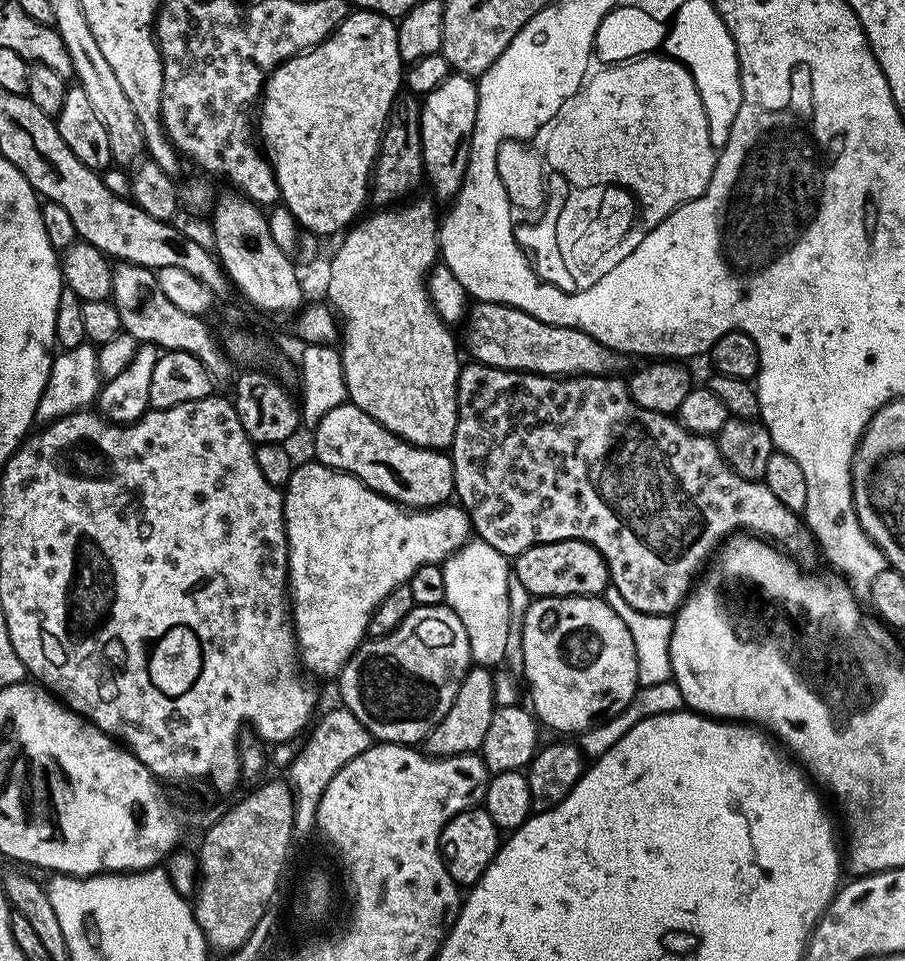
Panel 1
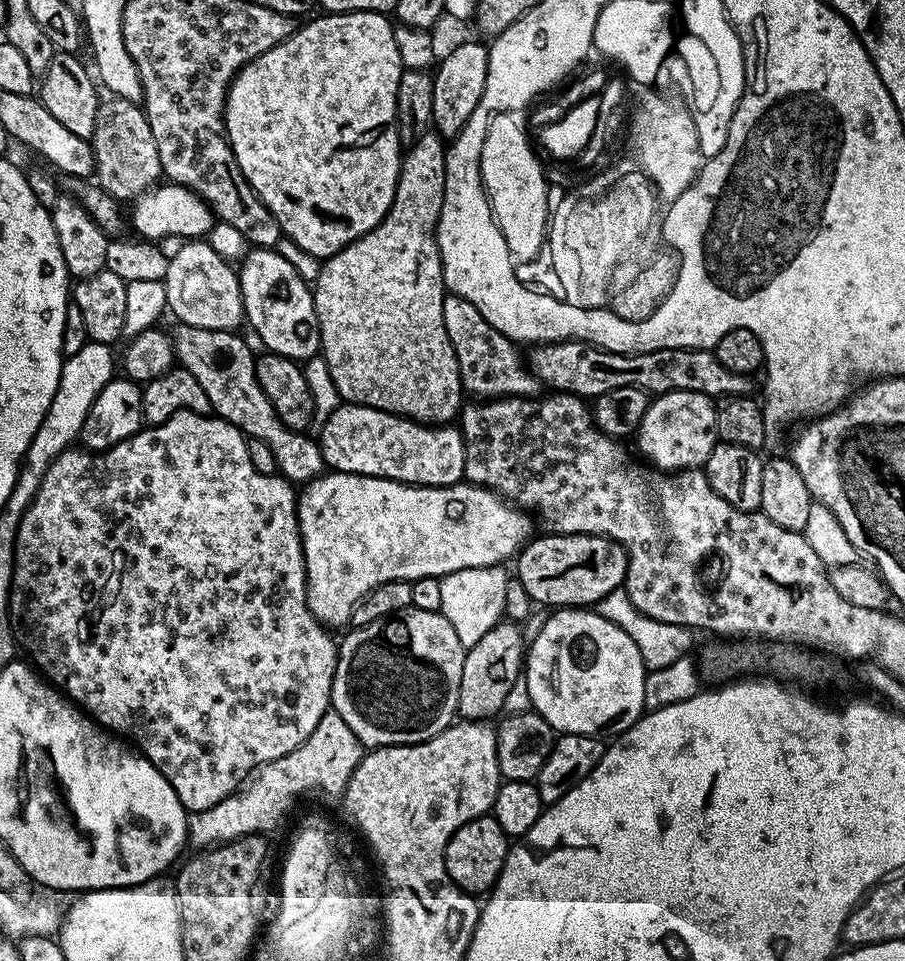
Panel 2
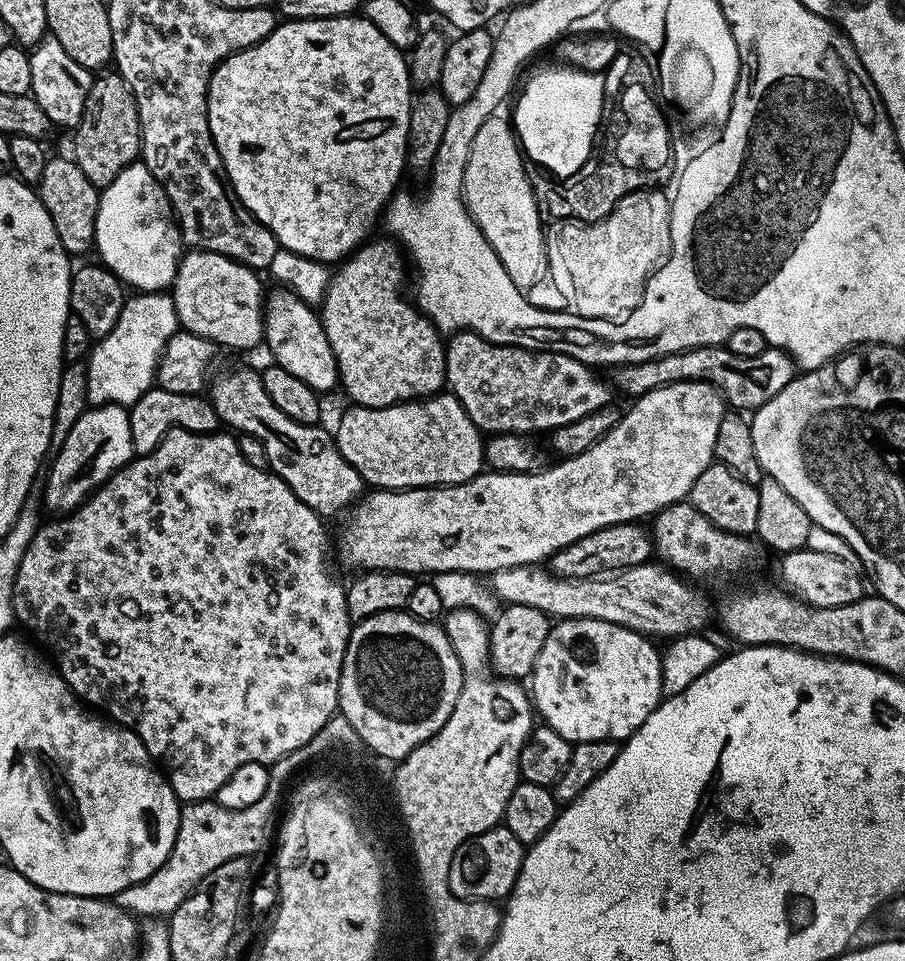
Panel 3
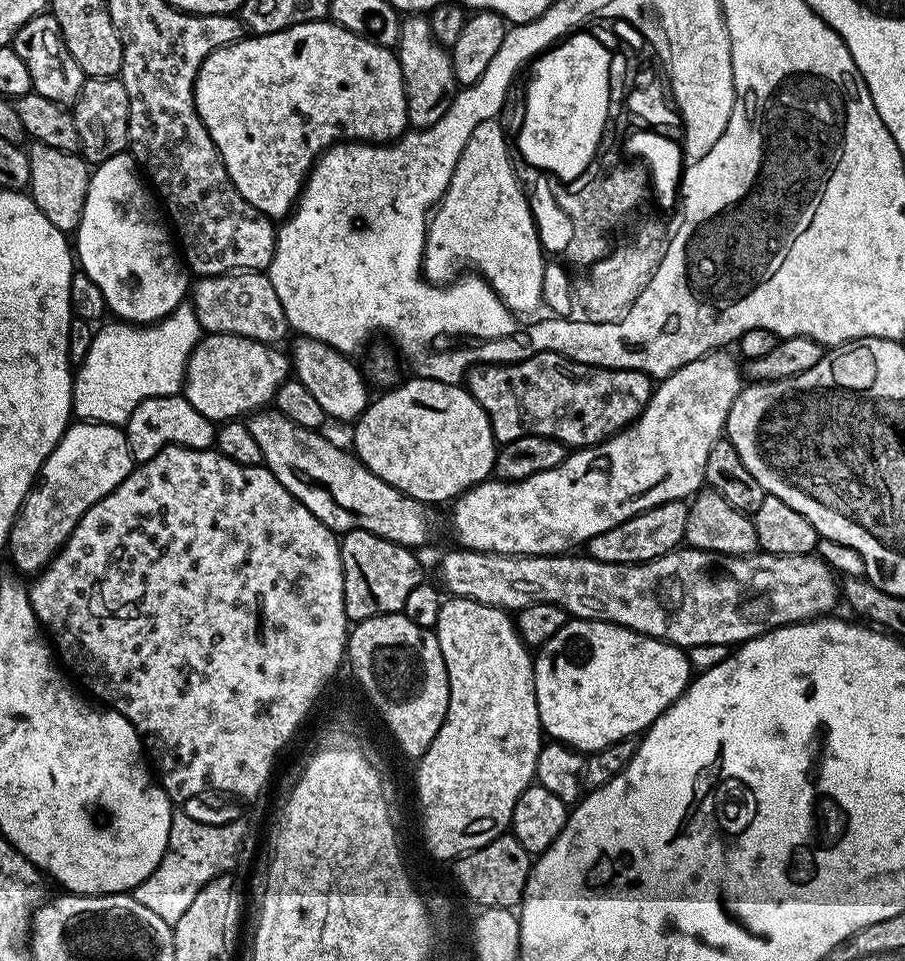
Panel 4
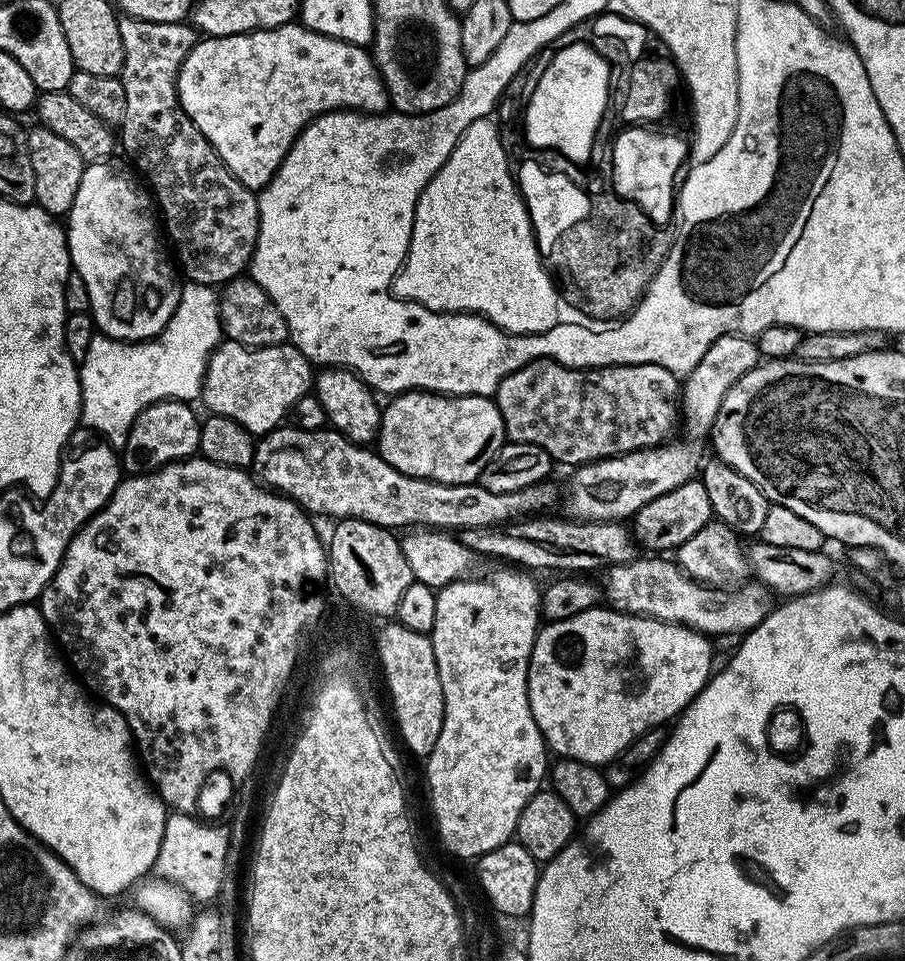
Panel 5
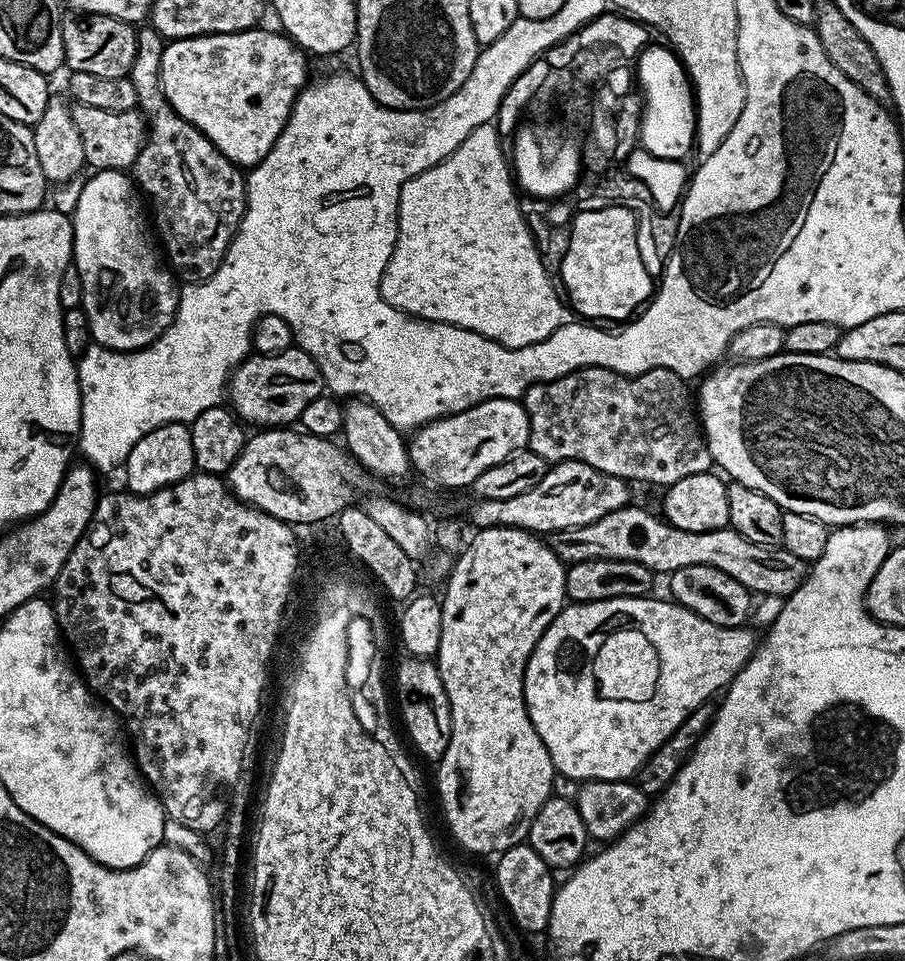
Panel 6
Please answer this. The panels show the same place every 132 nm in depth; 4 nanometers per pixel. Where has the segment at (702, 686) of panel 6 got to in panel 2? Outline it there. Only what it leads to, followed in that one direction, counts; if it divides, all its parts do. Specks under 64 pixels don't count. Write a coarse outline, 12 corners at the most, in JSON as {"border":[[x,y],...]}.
{"border":[[561,608],[526,648],[531,707],[557,734],[646,711],[626,630]]}

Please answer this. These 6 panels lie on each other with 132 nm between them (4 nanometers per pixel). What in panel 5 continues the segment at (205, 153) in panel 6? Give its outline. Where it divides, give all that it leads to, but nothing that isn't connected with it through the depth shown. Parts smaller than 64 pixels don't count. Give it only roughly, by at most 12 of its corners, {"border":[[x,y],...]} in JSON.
{"border":[[119,21],[119,143],[183,275],[252,263],[260,201],[180,109],[197,29]]}

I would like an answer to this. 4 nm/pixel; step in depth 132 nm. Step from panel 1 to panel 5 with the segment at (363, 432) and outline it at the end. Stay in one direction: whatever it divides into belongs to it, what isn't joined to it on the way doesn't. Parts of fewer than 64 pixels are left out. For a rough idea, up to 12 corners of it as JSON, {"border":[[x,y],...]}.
{"border":[[401,392],[378,451],[407,476],[475,484],[506,443],[489,397]]}

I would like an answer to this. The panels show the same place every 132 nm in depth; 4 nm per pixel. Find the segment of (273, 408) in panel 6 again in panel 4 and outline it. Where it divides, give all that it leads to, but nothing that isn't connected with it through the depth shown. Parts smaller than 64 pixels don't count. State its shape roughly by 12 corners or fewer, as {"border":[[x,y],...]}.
{"border":[[201,335],[182,395],[207,420],[275,401],[290,360],[276,346]]}

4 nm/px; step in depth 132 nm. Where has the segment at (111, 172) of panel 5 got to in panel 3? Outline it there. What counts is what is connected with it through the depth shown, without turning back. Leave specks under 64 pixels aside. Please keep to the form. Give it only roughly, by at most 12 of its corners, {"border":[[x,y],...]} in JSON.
{"border":[[143,162],[100,192],[95,255],[129,289],[171,289],[182,255]]}

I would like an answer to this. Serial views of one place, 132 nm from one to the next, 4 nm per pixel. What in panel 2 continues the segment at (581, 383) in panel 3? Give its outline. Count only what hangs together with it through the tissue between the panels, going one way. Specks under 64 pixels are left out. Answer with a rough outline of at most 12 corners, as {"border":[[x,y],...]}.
{"border":[[445,295],[442,322],[460,387],[476,398],[536,398],[521,349]]}

